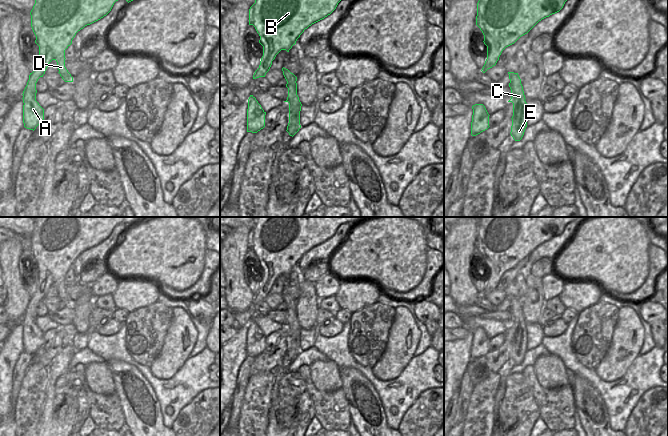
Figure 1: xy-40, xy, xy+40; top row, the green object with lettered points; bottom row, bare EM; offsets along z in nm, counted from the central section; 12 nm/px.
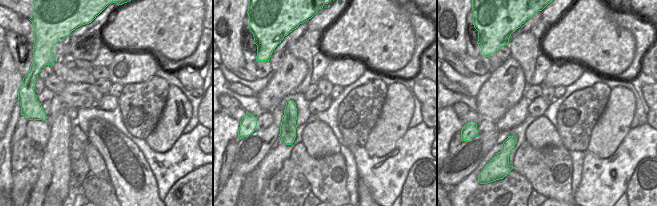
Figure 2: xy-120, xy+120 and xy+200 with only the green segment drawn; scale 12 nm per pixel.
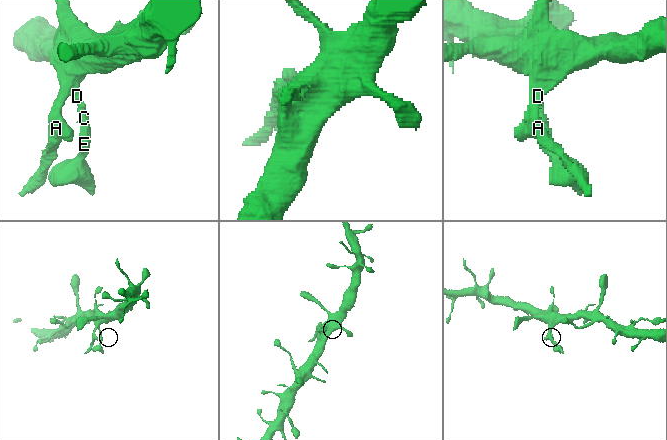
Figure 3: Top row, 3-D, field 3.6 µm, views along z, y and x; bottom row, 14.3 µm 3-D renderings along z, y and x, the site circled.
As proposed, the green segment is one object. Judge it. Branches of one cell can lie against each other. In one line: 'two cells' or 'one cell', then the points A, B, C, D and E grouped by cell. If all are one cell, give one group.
one cell; groups A B C D E

